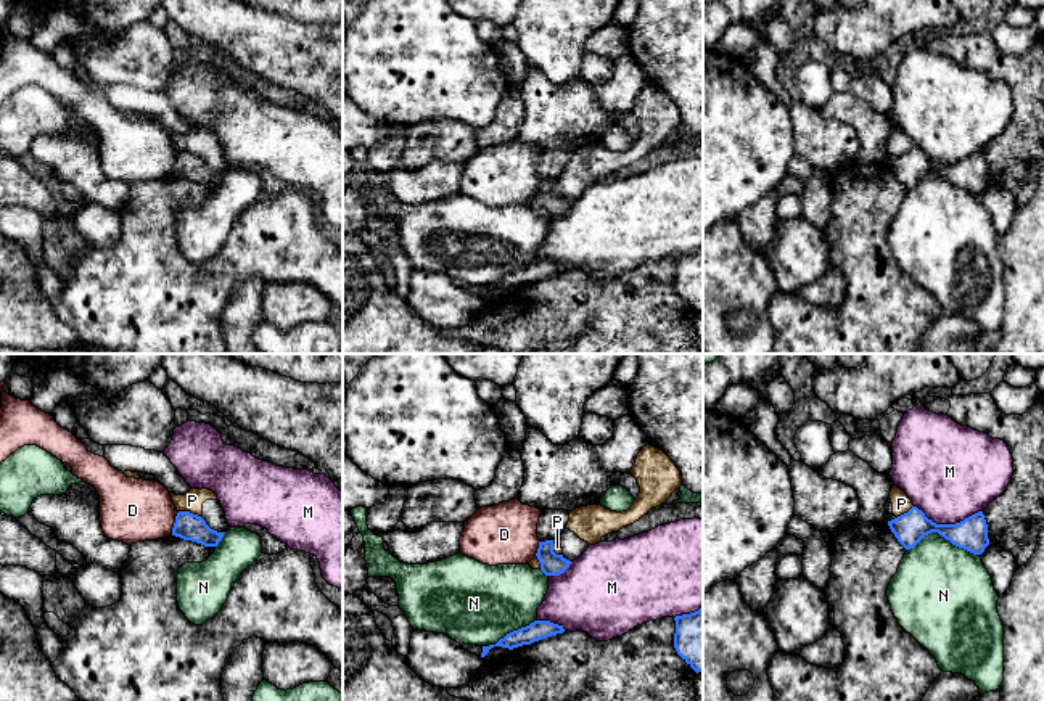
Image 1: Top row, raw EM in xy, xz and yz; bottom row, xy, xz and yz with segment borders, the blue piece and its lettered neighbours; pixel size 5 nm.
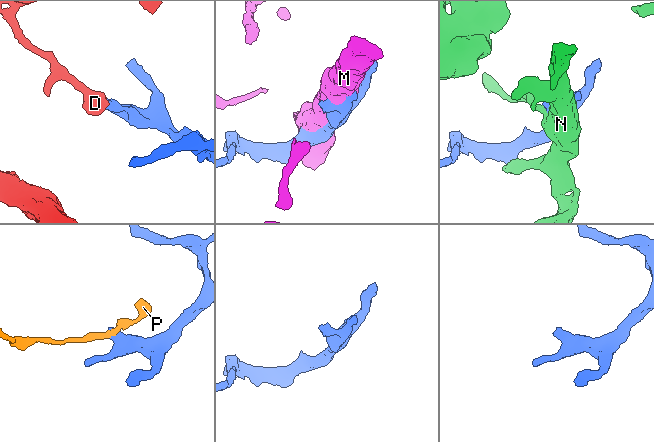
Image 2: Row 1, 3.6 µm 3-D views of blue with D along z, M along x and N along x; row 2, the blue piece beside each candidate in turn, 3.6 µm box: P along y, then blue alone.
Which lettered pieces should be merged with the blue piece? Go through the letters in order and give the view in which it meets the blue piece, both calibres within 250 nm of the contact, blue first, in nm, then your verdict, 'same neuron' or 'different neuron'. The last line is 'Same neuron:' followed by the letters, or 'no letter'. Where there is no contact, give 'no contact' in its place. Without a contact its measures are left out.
D: xy | 140/320 nm | different neuron
M: yz | 160/460 nm | different neuron
N: yz | 160/440 nm | different neuron
P: xy | 140/100 nm | different neuron
Same neuron: no letter

